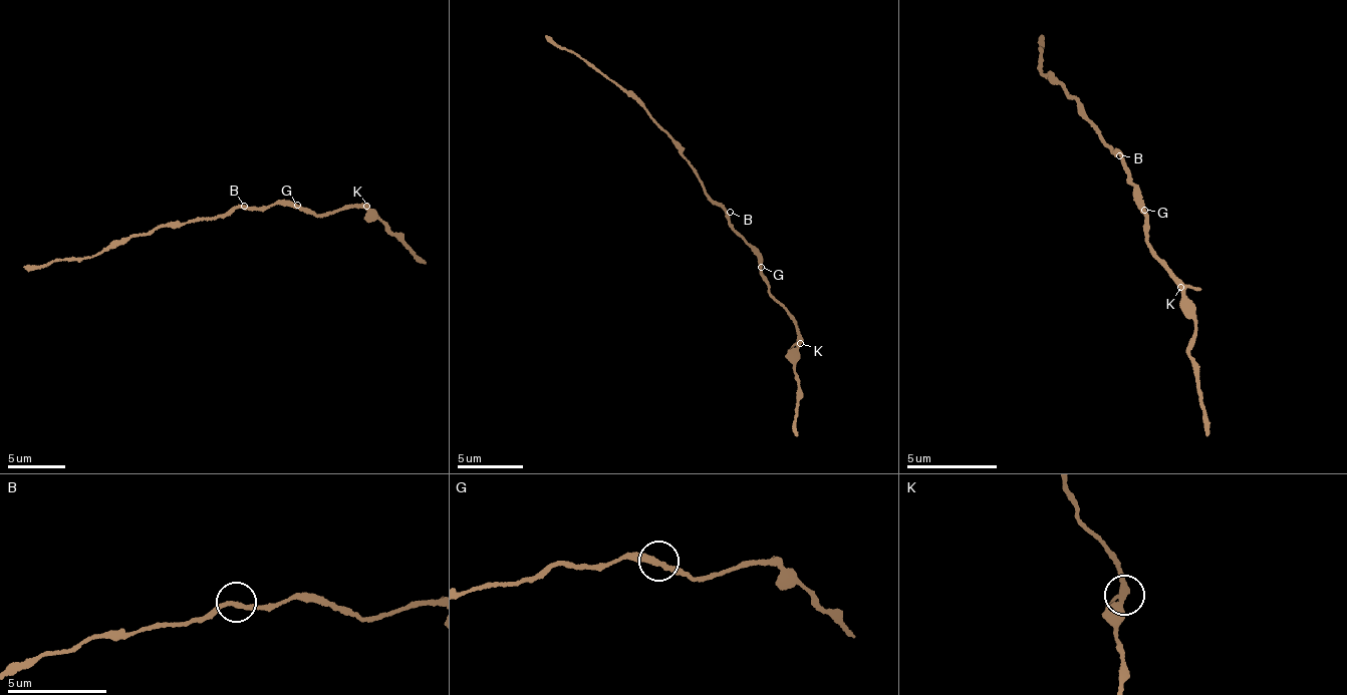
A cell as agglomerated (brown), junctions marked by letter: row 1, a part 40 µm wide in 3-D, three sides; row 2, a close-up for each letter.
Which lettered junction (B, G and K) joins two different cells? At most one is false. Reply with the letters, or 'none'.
none

